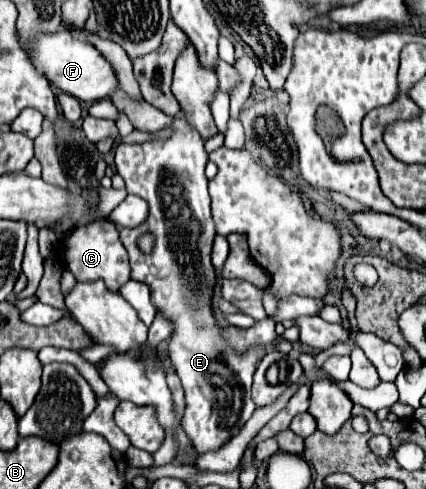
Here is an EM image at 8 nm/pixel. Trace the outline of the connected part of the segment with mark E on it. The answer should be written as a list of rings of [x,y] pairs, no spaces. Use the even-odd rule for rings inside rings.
[[[183,114],[175,116],[169,128],[171,128],[169,138],[153,138],[141,144],[117,146],[117,152],[115,152],[117,174],[125,180],[129,194],[141,196],[149,204],[147,220],[135,228],[123,228],[121,242],[125,250],[129,252],[131,278],[149,286],[151,302],[157,314],[169,316],[169,322],[173,322],[173,334],[169,336],[167,354],[169,354],[171,366],[175,368],[185,388],[187,408],[183,416],[183,430],[189,434],[189,440],[193,442],[197,452],[203,454],[203,452],[221,448],[251,418],[255,410],[255,404],[251,400],[253,374],[255,374],[257,362],[265,356],[265,350],[247,350],[245,354],[233,354],[233,350],[225,346],[225,338],[221,338],[221,326],[217,324],[213,316],[213,308],[211,308],[211,296],[217,282],[215,268],[211,264],[211,248],[213,248],[213,238],[217,236],[217,232],[211,218],[207,178],[205,178],[205,164],[209,160],[209,154],[203,148],[205,140],[193,126],[189,126]],[[145,230],[153,232],[157,238],[155,254],[151,252],[147,256],[141,254],[137,248],[137,236],[141,236]]]

